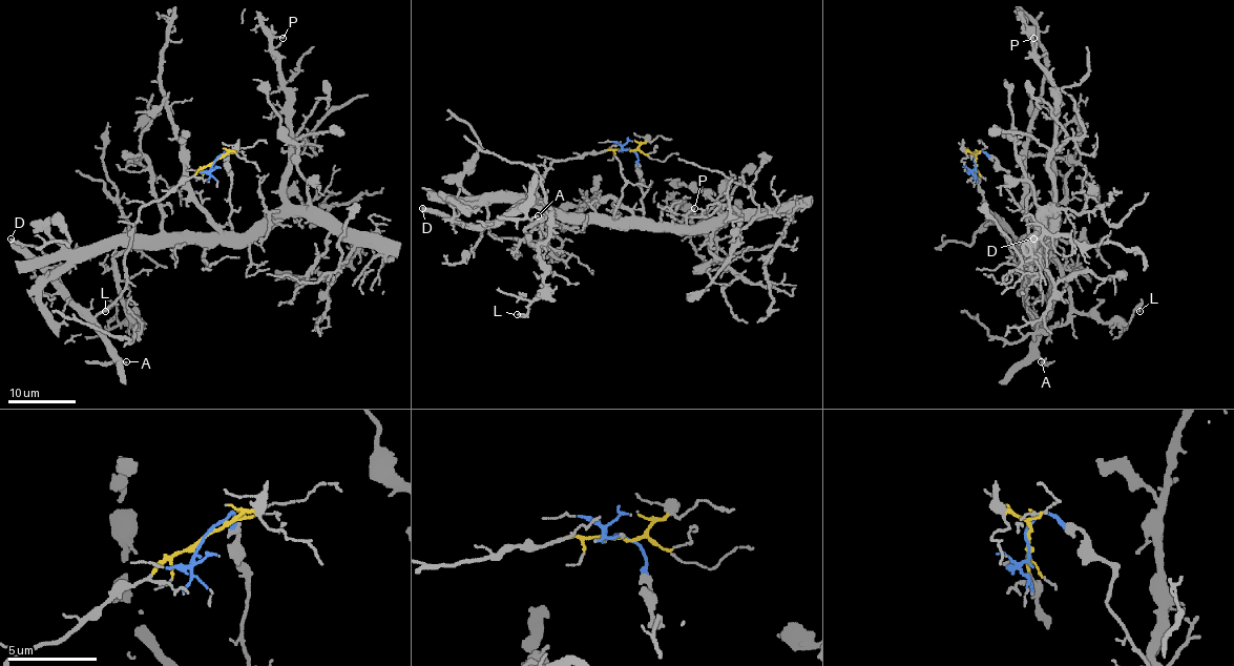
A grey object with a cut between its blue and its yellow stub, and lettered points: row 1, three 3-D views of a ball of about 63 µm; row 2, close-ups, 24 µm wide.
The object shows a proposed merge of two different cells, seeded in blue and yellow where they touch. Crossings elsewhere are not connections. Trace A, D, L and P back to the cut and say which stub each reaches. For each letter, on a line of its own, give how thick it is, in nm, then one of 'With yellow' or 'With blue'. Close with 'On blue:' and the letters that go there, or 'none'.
A: Thickness 110 nm. With yellow
D: Thickness 360 nm. With yellow
L: Thickness 120 nm. With blue
P: Thickness 120 nm. With blue
On blue: L, P

